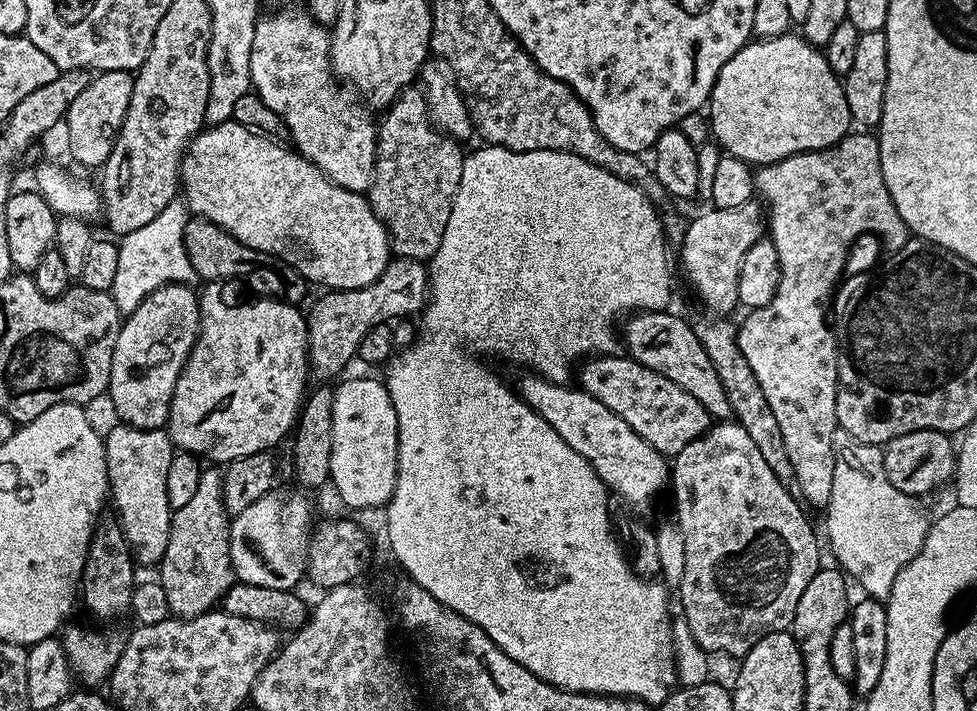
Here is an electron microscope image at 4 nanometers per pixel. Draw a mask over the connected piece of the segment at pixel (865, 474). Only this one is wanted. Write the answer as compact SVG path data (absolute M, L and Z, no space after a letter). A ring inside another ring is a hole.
M843 430L836 431L832 445L836 461L834 490L826 506L828 544L836 555L835 563L856 579L871 599L887 601L894 578L922 550L930 516L920 509L917 497L907 496L886 478L884 454L877 445L858 442Z

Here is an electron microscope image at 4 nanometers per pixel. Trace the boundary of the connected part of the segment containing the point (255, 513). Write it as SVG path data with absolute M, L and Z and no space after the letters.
M296 490L293 496L276 495L258 498L254 506L246 506L246 510L231 517L228 525L230 562L239 583L290 592L306 576L308 541L314 519L303 491Z

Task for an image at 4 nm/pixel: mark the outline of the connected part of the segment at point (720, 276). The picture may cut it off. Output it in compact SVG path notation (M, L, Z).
M755 199L746 202L746 206L737 206L735 210L722 210L721 208L709 207L708 212L696 216L687 221L684 230L684 240L678 245L680 252L680 264L696 291L696 296L712 312L717 312L717 317L724 318L727 312L738 308L738 274L742 270L742 258L746 258L746 250L754 246L754 242L762 239L766 232L766 216L761 205Z

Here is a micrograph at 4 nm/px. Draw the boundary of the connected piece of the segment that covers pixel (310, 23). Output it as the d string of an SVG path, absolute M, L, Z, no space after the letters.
M284 8L281 12L272 12L265 20L260 18L255 21L255 28L253 30L253 50L250 54L249 78L251 80L251 87L254 89L255 94L257 92L257 94L260 95L261 102L264 103L274 115L280 116L281 122L288 127L288 132L292 135L293 142L291 141L291 143L294 145L295 151L299 152L301 156L306 157L314 166L318 166L318 170L322 170L324 174L329 176L338 186L342 186L351 192L364 194L367 193L368 187L372 185L372 176L376 173L376 133L378 128L374 120L372 124L373 113L369 111L363 103L357 102L357 104L355 104L354 101L347 100L347 98L340 93L339 86L341 87L341 85L339 83L336 83L337 85L332 84L332 80L334 81L334 73L328 58L328 51L331 45L329 29L316 21L308 11L300 9L299 12L296 8Z

